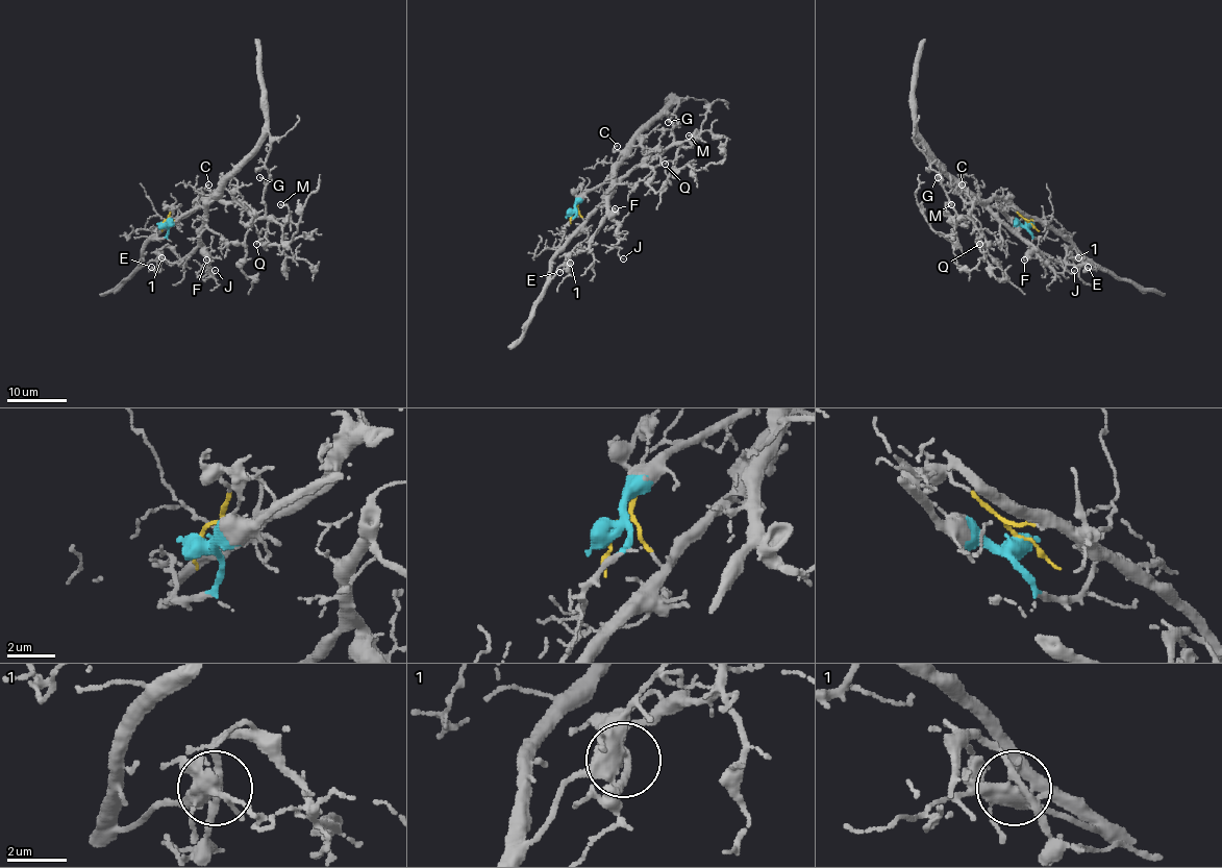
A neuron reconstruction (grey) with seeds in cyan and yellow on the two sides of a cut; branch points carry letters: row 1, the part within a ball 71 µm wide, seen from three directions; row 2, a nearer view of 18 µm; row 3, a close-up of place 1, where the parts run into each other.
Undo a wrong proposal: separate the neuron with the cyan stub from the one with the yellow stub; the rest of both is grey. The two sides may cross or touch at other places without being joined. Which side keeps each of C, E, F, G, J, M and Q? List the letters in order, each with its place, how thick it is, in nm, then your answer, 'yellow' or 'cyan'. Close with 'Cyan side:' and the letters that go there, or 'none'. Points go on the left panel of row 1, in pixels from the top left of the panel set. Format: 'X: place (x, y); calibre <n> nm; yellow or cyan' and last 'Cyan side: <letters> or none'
C: place (208, 184); calibre 110 nm; cyan
E: place (151, 267); calibre 90 nm; cyan
F: place (206, 259); calibre 150 nm; cyan
G: place (259, 177); calibre 130 nm; yellow
J: place (215, 270); calibre 110 nm; cyan
M: place (280, 204); calibre 120 nm; yellow
Q: place (256, 244); calibre 110 nm; yellow
Cyan side: C, E, F, J

